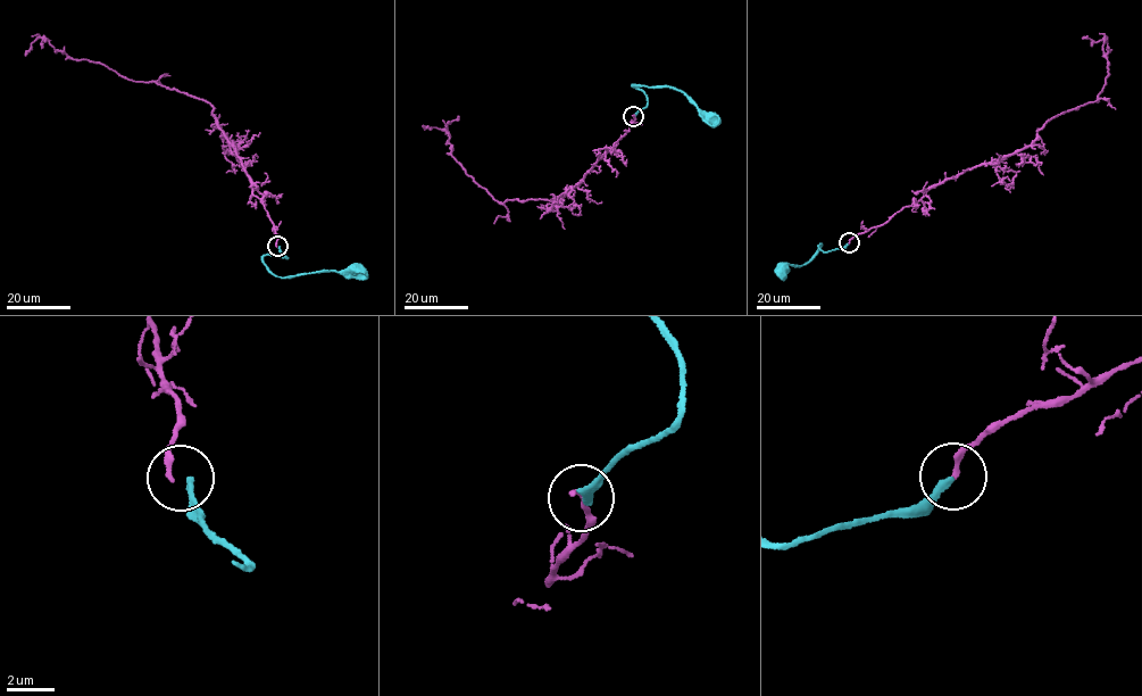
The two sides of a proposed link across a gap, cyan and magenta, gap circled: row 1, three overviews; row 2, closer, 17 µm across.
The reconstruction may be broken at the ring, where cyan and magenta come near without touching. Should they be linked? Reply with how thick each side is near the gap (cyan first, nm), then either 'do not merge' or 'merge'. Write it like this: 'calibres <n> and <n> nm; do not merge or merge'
calibres 280 and 240 nm; do not merge

